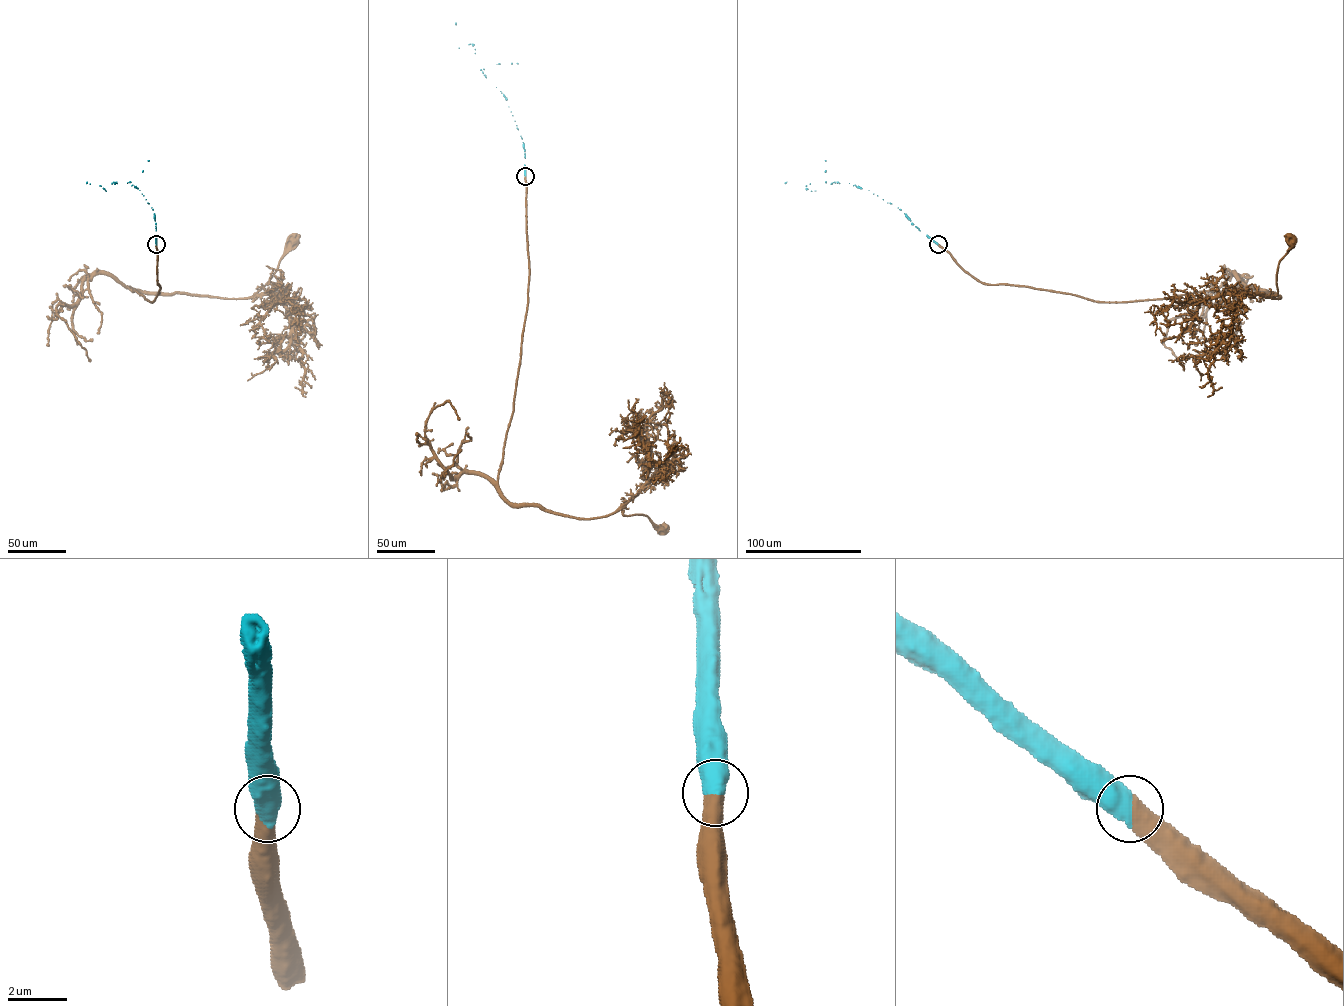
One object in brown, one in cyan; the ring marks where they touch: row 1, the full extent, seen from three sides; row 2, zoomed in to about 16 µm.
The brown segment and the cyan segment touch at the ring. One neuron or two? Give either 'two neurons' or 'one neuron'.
one neuron

